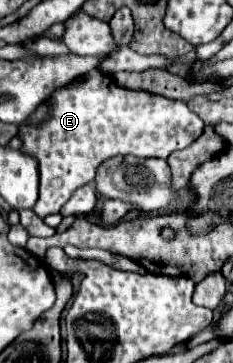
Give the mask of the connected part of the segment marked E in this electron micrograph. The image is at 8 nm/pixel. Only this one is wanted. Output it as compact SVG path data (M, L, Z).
M95 69L85 75L83 81L71 81L65 87L59 87L49 99L49 117L41 123L27 125L23 123L19 129L19 139L23 141L21 153L31 155L39 163L39 199L33 211L43 219L51 213L59 213L59 209L71 199L75 189L87 185L95 177L95 169L105 159L115 155L139 155L139 157L161 157L167 159L173 151L185 149L191 145L203 131L205 123L195 115L185 101L167 99L161 95L153 95L147 91L131 91L111 81L109 75Z

